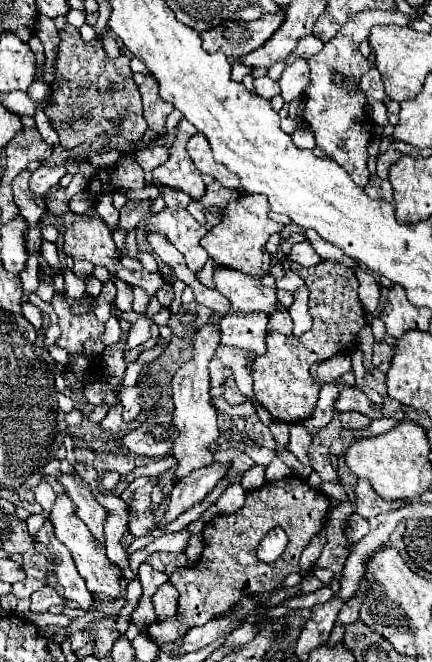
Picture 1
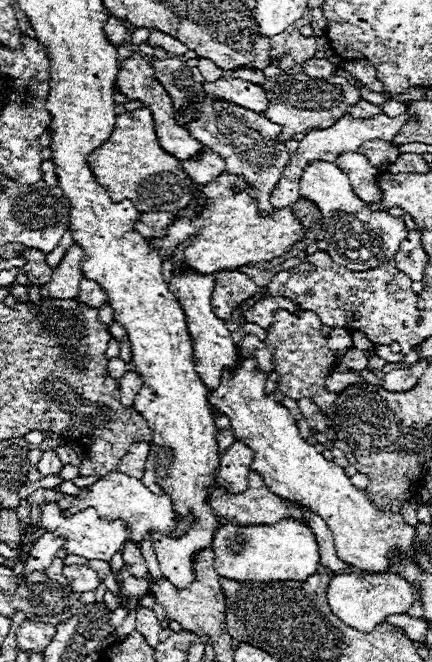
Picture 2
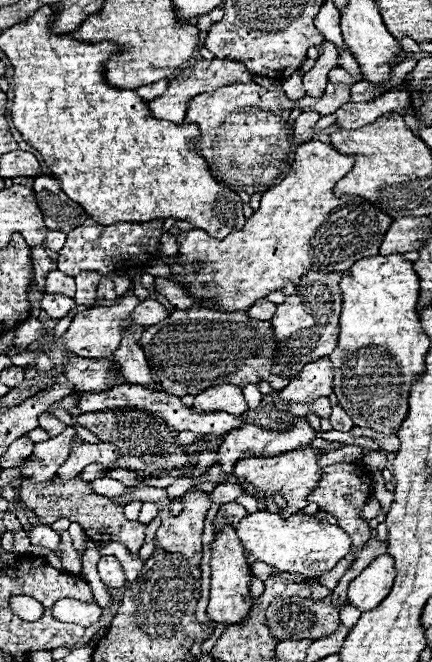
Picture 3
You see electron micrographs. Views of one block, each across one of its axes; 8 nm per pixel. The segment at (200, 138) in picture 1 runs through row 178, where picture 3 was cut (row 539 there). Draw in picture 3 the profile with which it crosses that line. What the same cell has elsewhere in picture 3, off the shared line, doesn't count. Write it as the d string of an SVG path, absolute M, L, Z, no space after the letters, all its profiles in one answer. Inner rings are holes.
M232 526L222 528L220 534L216 534L212 542L212 578L210 578L210 604L208 604L208 618L216 624L234 626L236 622L244 620L248 616L250 606L254 604L250 582L252 582L252 568L248 564L246 552L242 544L236 538L236 532Z

